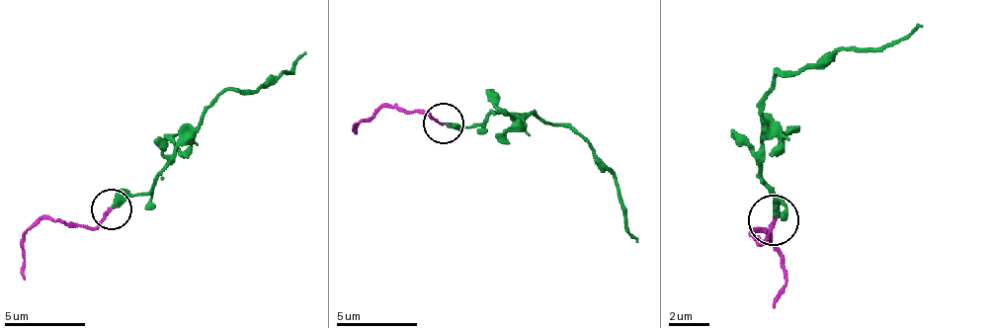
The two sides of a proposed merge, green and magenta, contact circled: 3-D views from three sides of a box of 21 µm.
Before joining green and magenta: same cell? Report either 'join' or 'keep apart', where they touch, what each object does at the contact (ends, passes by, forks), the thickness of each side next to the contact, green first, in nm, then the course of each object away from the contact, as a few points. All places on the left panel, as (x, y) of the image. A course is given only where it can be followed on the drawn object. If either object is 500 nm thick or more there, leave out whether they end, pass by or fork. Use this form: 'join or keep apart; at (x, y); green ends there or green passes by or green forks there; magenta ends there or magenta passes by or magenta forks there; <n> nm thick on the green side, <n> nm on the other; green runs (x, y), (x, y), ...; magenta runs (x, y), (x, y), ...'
join; at (111, 208); green ends there; magenta ends there; 320 nm thick on the green side, 170 nm on the other; green runs (112, 207), (144, 196), (152, 188), (156, 172), (225, 91), (266, 87), (306, 54); magenta runs (112, 207), (92, 228), (40, 220), (24, 236), (24, 281)

